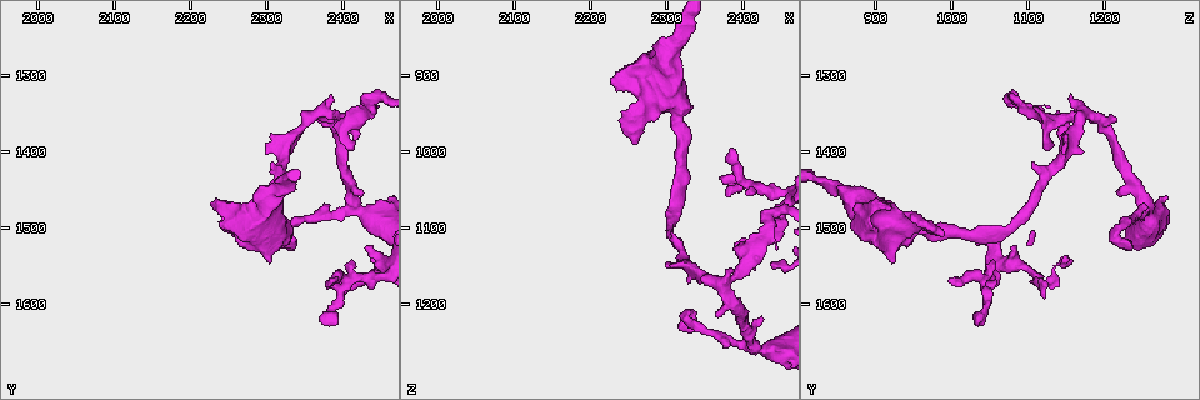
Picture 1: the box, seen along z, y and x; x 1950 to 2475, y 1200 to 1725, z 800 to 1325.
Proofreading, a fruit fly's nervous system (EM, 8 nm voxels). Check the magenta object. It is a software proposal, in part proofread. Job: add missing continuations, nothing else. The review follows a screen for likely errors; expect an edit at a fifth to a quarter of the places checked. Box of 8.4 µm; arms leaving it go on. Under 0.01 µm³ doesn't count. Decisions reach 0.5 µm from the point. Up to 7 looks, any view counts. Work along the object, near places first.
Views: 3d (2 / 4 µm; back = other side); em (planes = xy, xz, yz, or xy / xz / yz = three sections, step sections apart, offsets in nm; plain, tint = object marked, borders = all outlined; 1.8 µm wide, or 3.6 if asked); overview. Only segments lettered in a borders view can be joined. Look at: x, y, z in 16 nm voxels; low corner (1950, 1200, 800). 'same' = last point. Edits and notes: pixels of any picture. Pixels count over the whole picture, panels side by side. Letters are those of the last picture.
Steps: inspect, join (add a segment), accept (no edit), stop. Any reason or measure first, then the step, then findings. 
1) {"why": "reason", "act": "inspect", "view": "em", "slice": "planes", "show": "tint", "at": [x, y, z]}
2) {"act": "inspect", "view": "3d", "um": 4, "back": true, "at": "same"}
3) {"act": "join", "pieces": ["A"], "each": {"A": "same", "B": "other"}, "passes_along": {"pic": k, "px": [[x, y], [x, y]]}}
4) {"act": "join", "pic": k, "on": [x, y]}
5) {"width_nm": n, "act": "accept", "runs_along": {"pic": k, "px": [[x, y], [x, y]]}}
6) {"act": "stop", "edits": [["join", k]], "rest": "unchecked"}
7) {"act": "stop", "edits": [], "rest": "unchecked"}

{"why": "closes a loop", "act": "inspect", "view": "em", "slice": "xz", "step": 4, "show": "borders", "at": [2245, 1475, 920]}

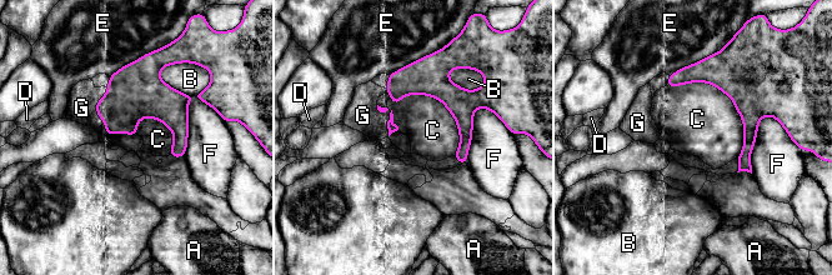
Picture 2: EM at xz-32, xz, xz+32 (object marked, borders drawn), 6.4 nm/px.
{"width_nm": 60, "act": "join", "pieces": ["G"], "each": {"A": "other", "B": "other", "C": "other", "D": "other", "E": "other", "F": "other", "G": "same"}, "found": "it goes on there"}

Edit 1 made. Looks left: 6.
{"why": "redraw", "act": "inspect", "view": "overview"}

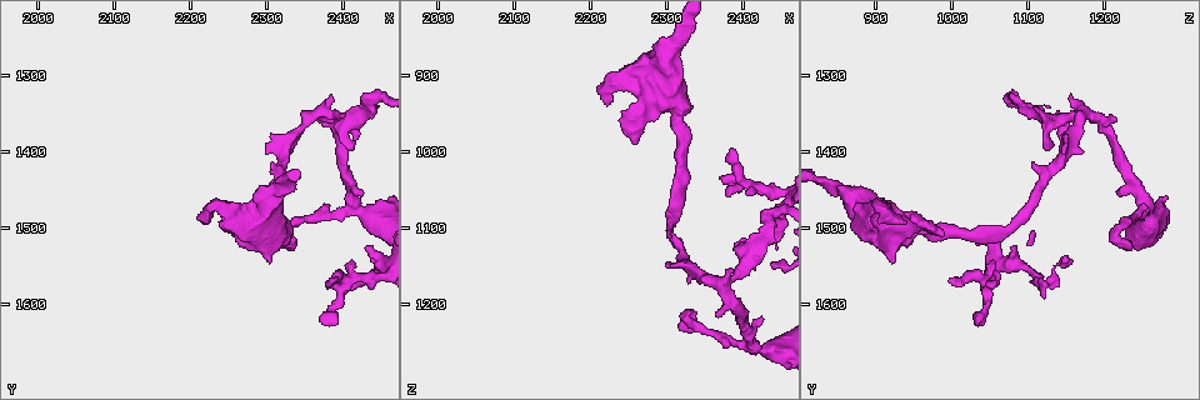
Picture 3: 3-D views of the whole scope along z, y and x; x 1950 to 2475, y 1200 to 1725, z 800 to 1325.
{"why": "an open end", "act": "inspect", "view": "3d", "um": 2, "at": [2390, 1575, 1125]}

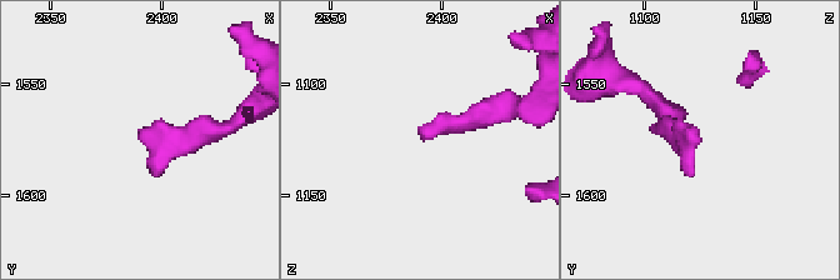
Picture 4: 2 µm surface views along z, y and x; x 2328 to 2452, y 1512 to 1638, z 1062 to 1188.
{"why": "shape alone is not enough", "act": "inspect", "view": "em", "slice": "yz", "step": 8, "show": "tint", "at": [2389, 1574, 1122]}

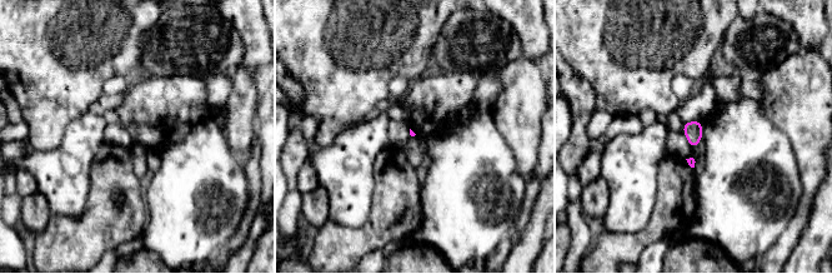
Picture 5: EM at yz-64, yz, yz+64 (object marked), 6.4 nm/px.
{"why": "another direction", "act": "inspect", "view": "em", "slice": "planes", "show": "borders", "at": "same"}

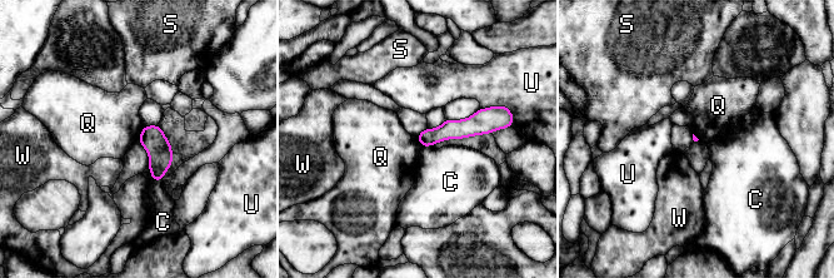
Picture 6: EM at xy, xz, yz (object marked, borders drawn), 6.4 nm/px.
{"act": "accept", "each": {"C": "other", "Q": "other", "S": "other", "U": "other", "W": "other"}, "found": "no lettered segment goes on from it"}

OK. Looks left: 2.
{"act": "stop", "edits": [["join", 2]], "rest": "unchecked"}

